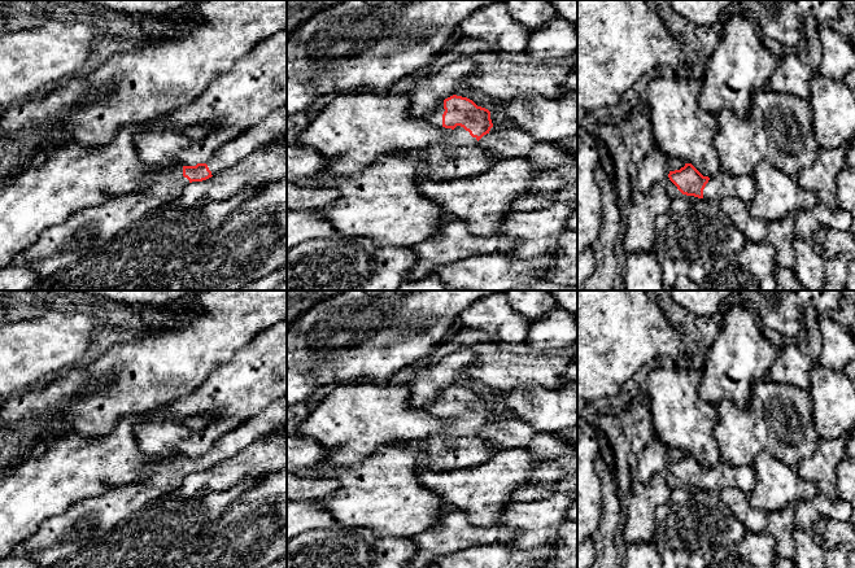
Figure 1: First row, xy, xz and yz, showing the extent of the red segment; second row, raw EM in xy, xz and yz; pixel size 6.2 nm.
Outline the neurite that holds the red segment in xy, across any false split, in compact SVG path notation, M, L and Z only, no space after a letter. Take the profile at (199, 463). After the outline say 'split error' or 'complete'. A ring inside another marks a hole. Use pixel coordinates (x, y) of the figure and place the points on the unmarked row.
M287 396L272 402L254 416L226 432L205 454L197 454L196 456L176 456L163 464L148 467L144 469L145 476L141 480L112 488L99 497L91 497L75 502L62 515L56 515L45 520L31 538L13 549L12 555L31 556L35 559L38 568L52 568L54 563L70 559L105 537L136 511L176 490L189 473L206 471L213 466L235 456L253 441L274 432L285 421Z; split error

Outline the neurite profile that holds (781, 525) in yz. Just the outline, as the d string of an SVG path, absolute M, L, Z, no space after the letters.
M789 506L781 511L767 514L765 533L769 534L776 543L776 554L778 556L794 559L795 541L794 532L797 521L794 517L794 507Z

